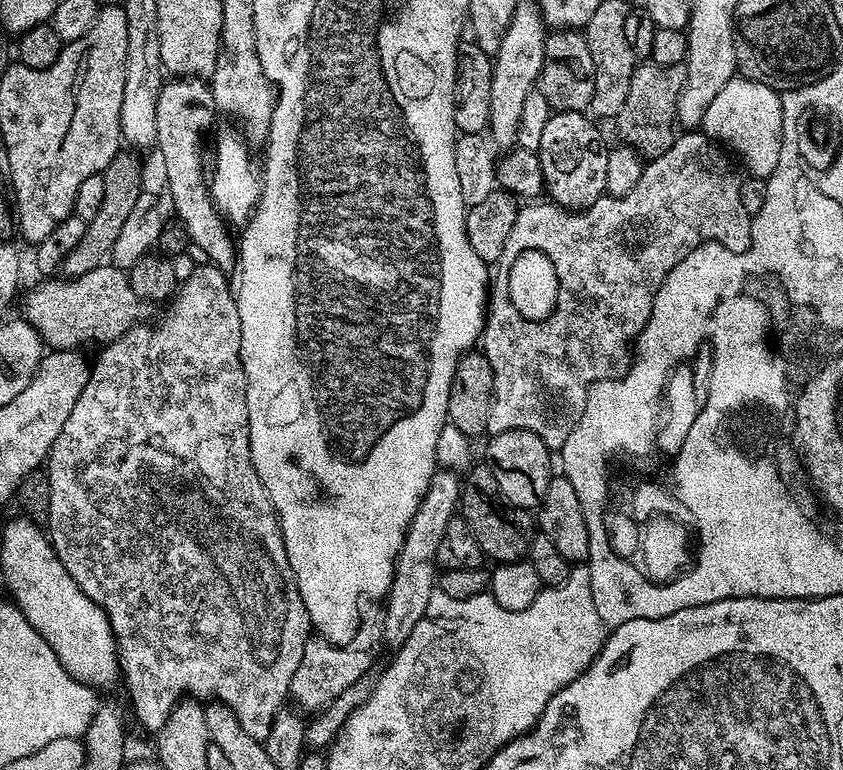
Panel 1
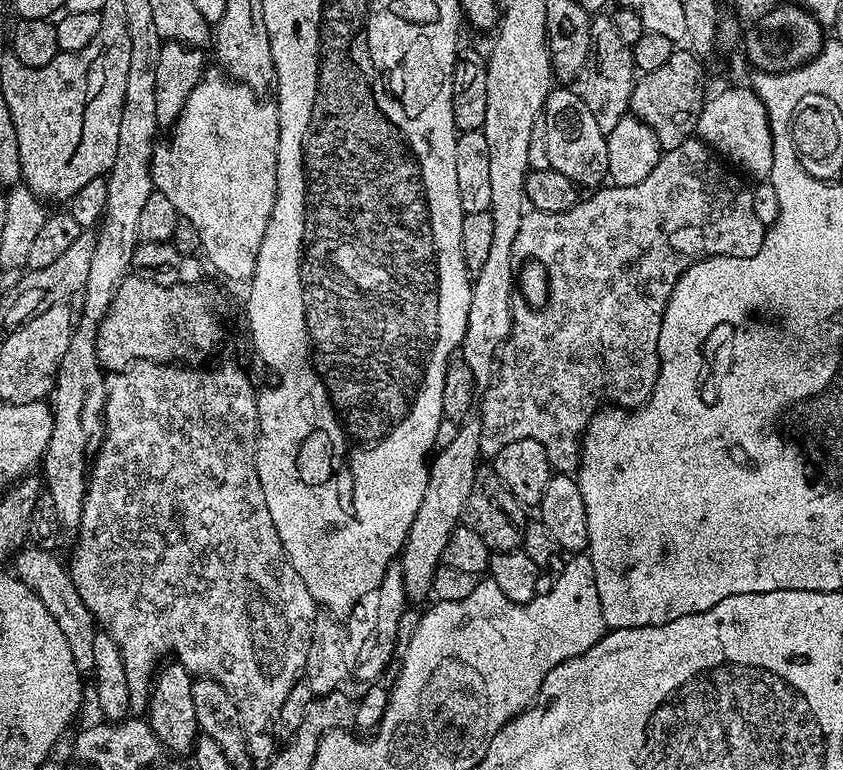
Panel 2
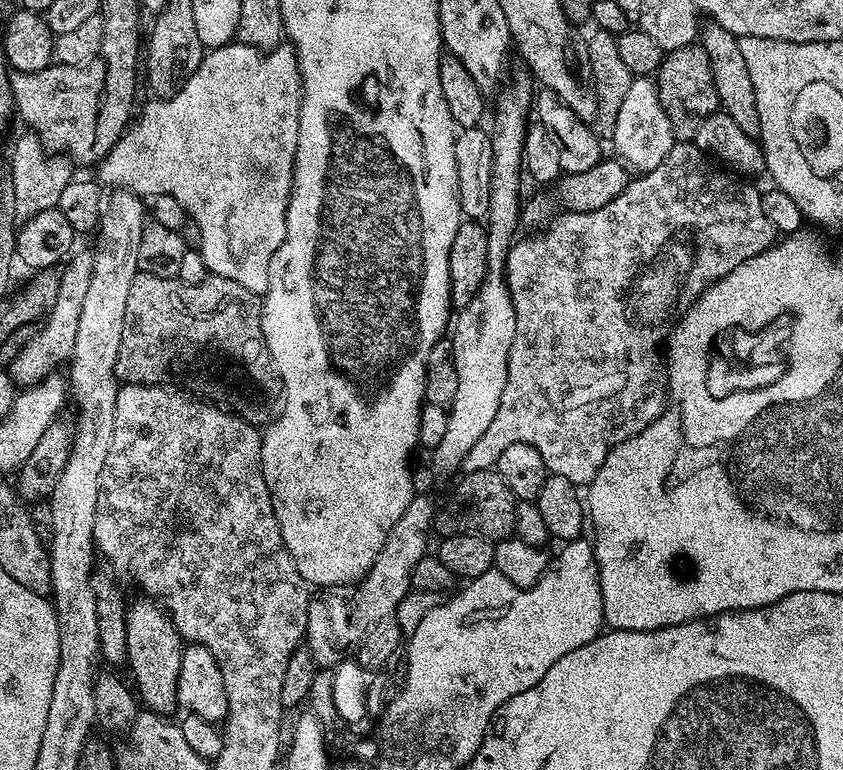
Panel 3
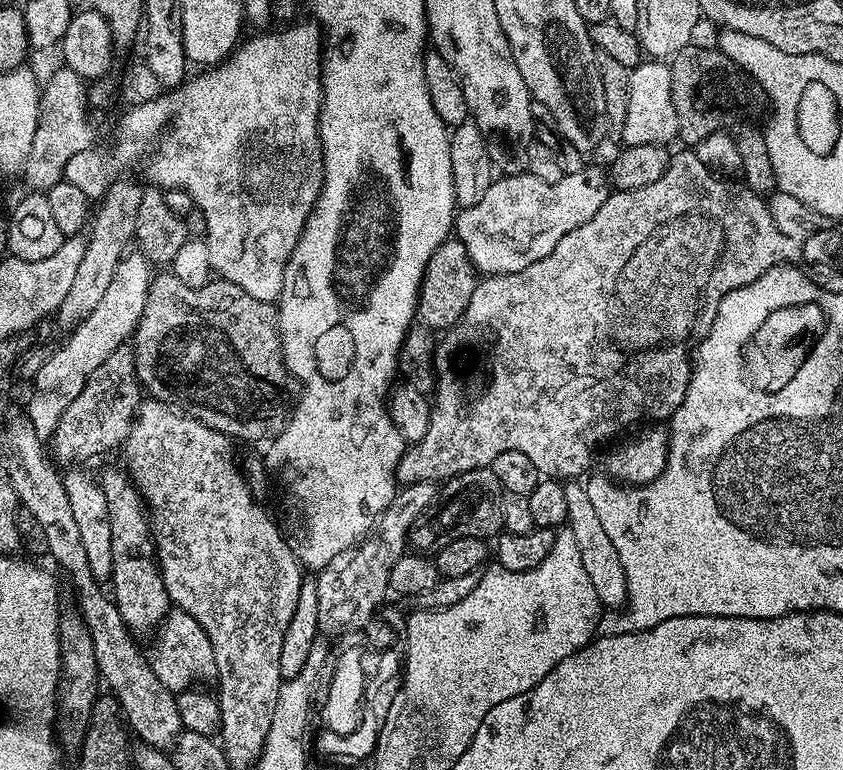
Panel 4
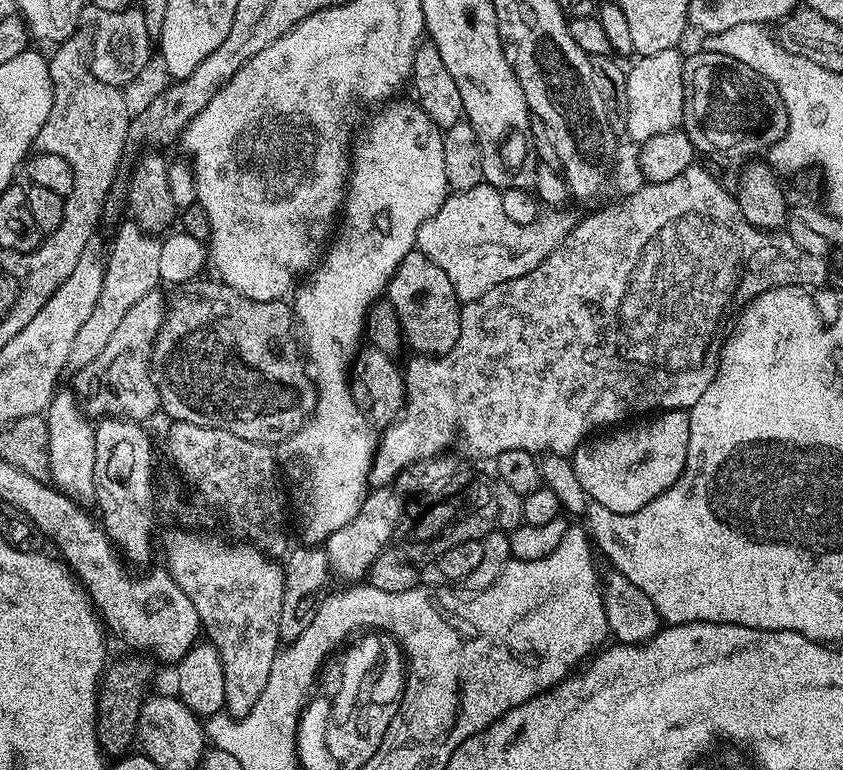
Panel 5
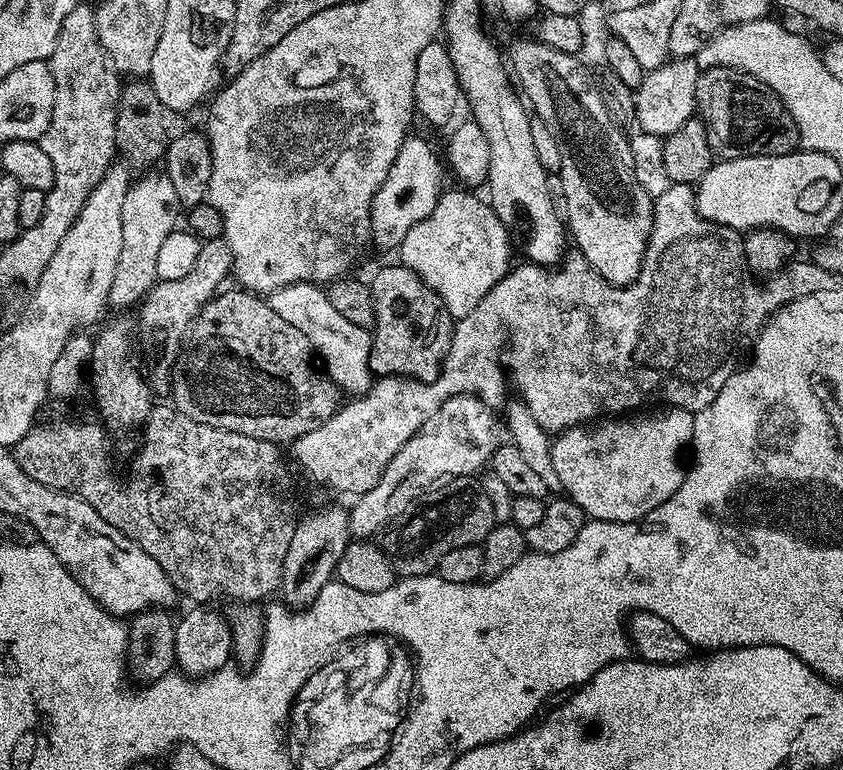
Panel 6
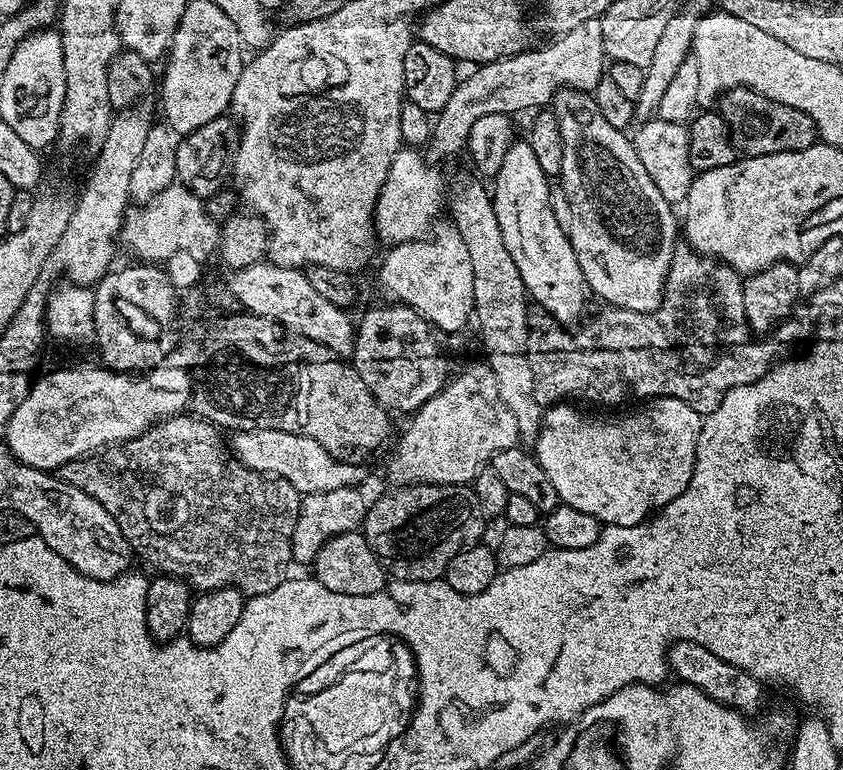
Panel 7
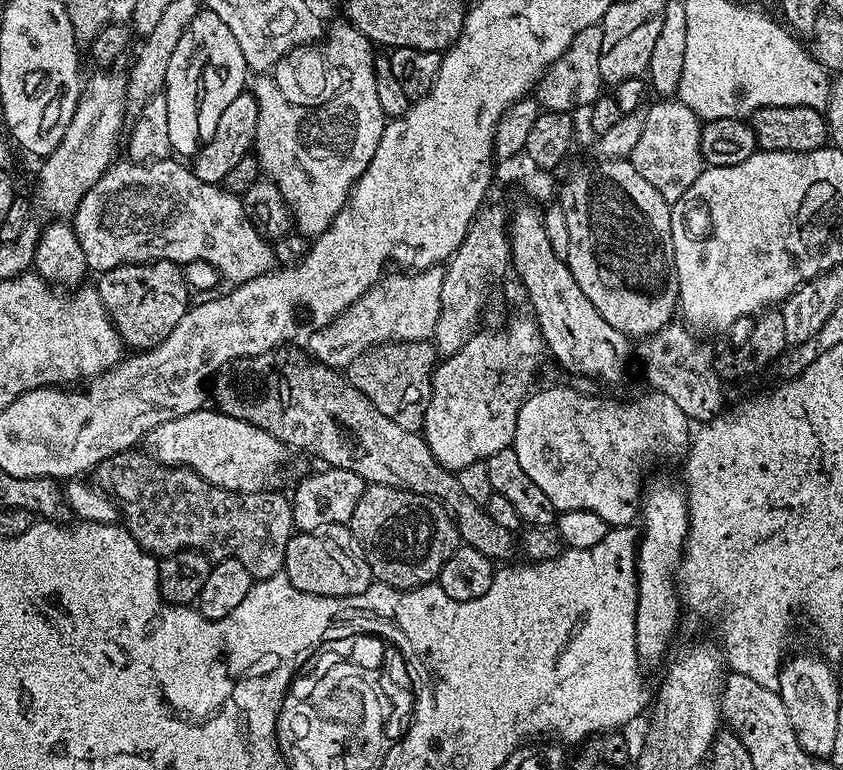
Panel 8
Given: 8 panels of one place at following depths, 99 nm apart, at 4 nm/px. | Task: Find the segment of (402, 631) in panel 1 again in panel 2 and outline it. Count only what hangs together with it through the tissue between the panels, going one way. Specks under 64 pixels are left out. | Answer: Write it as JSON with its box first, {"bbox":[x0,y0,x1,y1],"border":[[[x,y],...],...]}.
{"bbox":[398,422,481,605],"border":[[[476,422],[461,423],[454,442],[439,449],[431,457],[426,494],[422,494],[422,506],[418,506],[418,514],[414,514],[414,522],[398,557],[402,580],[405,583],[405,594],[413,605],[423,605],[423,600],[432,596],[434,570],[439,568],[443,561],[450,534],[461,523],[464,503],[466,498],[470,498],[470,490],[474,490],[476,469],[481,460],[480,426]]]}

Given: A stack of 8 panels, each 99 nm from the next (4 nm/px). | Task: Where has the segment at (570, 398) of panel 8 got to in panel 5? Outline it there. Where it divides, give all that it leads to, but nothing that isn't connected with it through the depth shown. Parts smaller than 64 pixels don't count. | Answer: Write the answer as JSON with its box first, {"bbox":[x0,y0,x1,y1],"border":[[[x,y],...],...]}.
{"bbox":[570,410,690,514],"border":[[[664,410],[645,420],[648,421],[644,424],[644,432],[638,433],[637,436],[626,434],[623,437],[616,436],[613,440],[608,436],[603,440],[592,438],[581,444],[572,453],[570,459],[574,466],[574,474],[578,476],[578,482],[582,484],[582,490],[588,495],[592,504],[600,504],[606,510],[618,514],[634,514],[638,510],[642,510],[642,506],[654,502],[654,498],[658,498],[658,494],[670,490],[670,486],[674,486],[674,482],[678,482],[678,478],[686,466],[686,450],[690,446],[688,412]]]}

